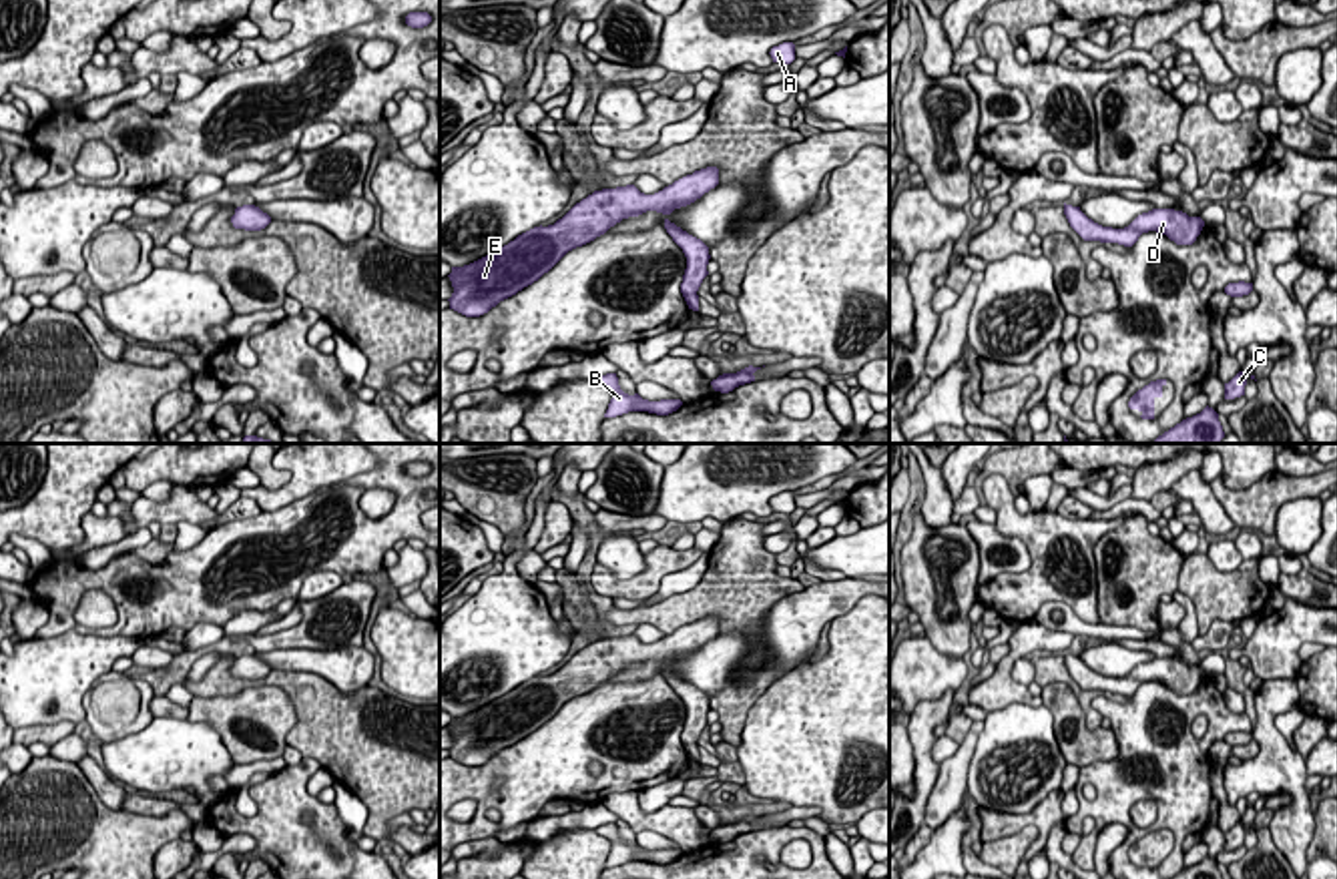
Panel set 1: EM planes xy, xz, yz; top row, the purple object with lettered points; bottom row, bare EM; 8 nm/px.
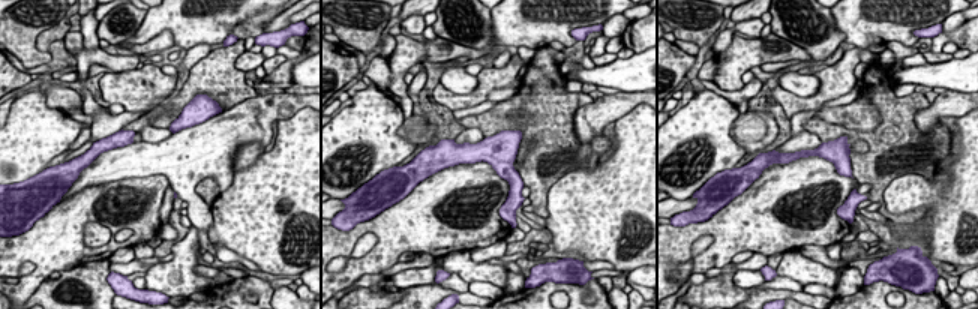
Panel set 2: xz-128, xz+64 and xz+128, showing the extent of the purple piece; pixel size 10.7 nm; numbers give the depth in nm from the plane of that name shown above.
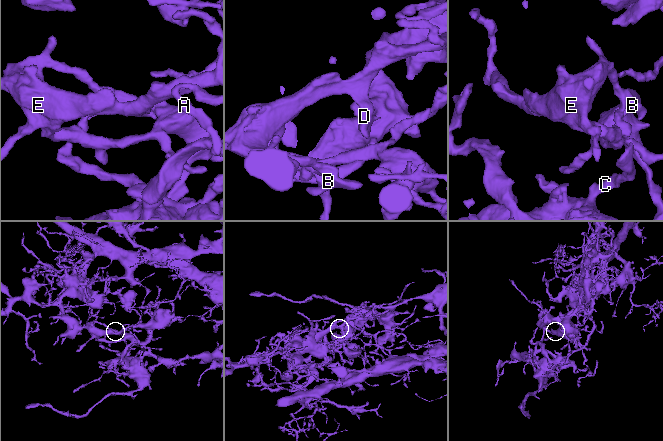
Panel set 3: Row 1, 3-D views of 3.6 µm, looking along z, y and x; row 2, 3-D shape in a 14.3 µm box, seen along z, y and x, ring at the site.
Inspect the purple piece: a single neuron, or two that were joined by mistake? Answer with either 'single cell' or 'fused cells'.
fused cells

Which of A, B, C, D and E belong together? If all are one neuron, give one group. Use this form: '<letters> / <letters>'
A C / B D E

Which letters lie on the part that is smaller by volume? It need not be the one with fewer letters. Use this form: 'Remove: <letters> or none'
Remove: A, C

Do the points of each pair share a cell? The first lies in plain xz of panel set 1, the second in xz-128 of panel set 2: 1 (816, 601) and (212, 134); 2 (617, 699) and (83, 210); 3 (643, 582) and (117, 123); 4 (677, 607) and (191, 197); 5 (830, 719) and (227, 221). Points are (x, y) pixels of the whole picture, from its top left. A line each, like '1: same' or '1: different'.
1: same
2: same
3: different
4: different
5: same

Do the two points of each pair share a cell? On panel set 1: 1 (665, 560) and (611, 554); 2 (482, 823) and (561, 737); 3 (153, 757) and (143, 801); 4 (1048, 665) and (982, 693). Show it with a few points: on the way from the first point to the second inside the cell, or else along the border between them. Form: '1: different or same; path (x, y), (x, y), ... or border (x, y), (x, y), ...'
1: different; border (599, 560), (621, 578), (635, 576), (647, 564)
2: same; path (490, 799), (537, 761)
3: different; border (129, 789), (159, 795)
4: different; border (1062, 651), (1030, 657)

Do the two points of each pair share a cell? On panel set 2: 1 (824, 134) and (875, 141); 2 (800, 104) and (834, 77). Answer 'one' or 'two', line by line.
1: one
2: one

